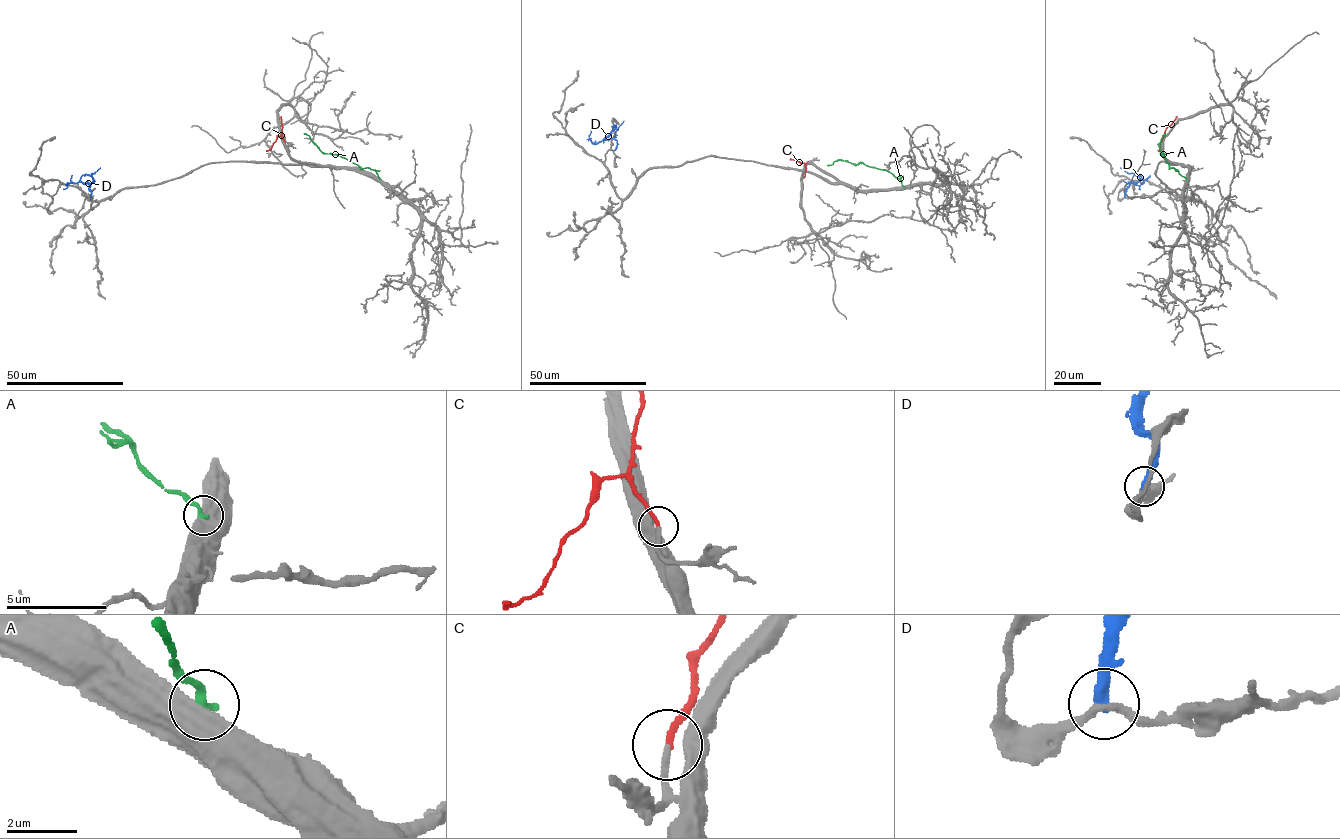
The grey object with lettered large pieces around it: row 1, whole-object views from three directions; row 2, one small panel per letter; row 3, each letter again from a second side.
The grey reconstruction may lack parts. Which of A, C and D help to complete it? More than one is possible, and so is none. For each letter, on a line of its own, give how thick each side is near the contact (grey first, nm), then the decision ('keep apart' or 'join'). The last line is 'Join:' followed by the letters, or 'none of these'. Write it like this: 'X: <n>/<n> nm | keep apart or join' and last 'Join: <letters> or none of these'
A: 800/240 nm | keep apart
C: 180/160 nm | join
D: 200/360 nm | keep apart
Join: C

